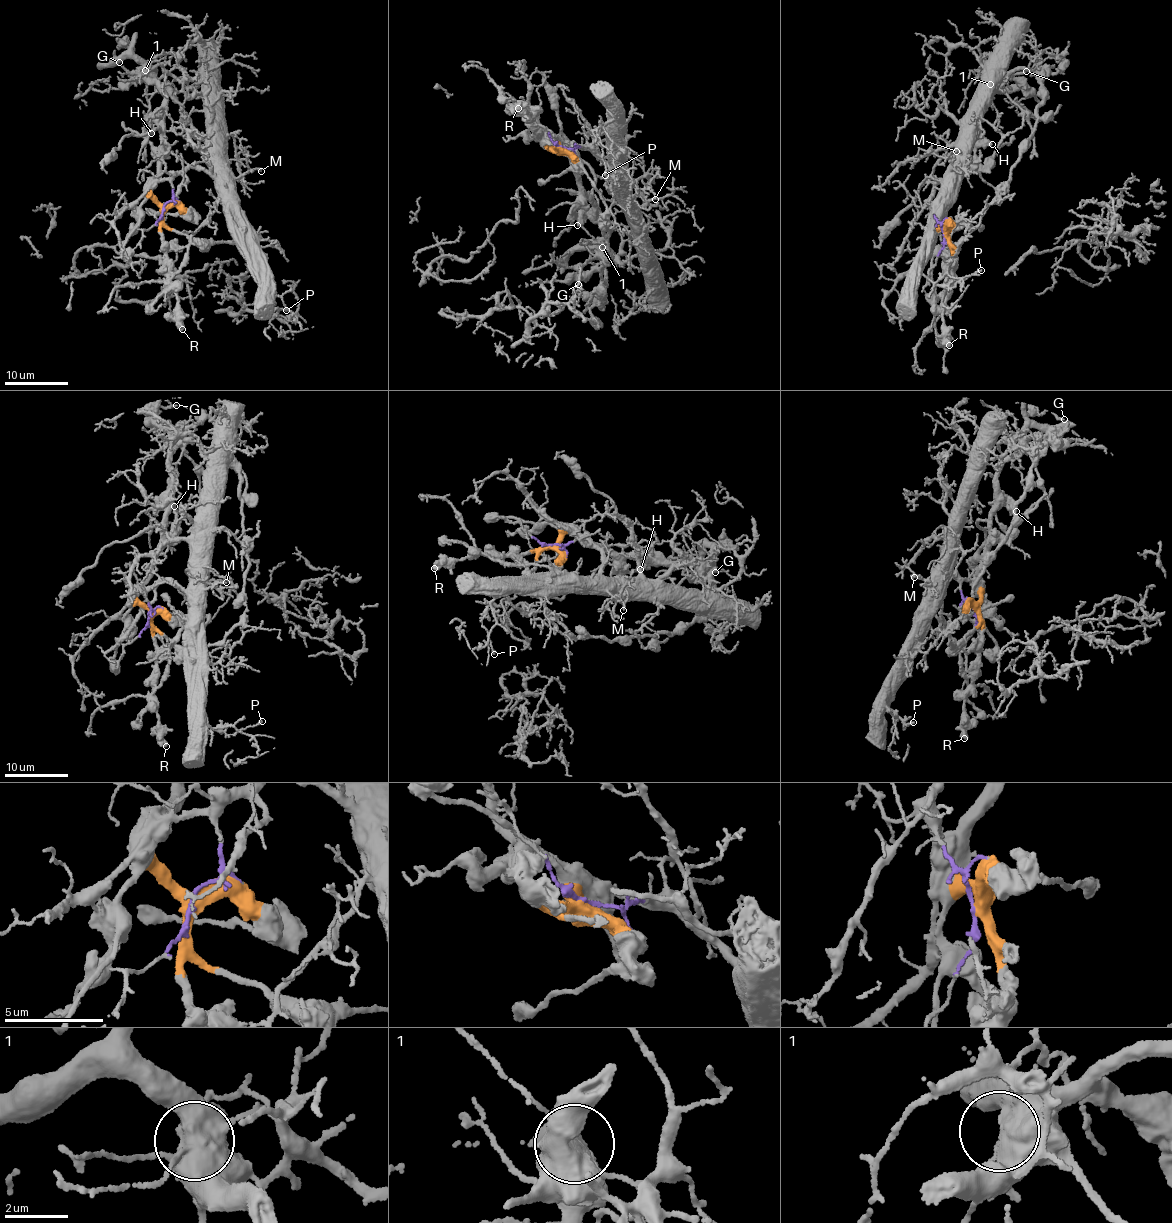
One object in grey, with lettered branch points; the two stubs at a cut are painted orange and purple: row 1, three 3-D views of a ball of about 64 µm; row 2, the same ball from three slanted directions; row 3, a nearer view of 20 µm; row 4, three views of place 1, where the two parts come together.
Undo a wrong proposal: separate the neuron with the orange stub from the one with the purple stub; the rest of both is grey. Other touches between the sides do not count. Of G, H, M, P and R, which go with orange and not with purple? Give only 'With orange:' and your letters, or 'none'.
With orange: G, H, R

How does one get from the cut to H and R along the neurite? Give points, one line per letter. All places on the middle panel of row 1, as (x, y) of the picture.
H: (561, 148), (561, 152), (560, 147), (578, 172), (582, 188), (594, 201), (592, 208), (577, 226)
R: (561, 148), (550, 147), (532, 134), (527, 119), (530, 115), (518, 105), (518, 108)

